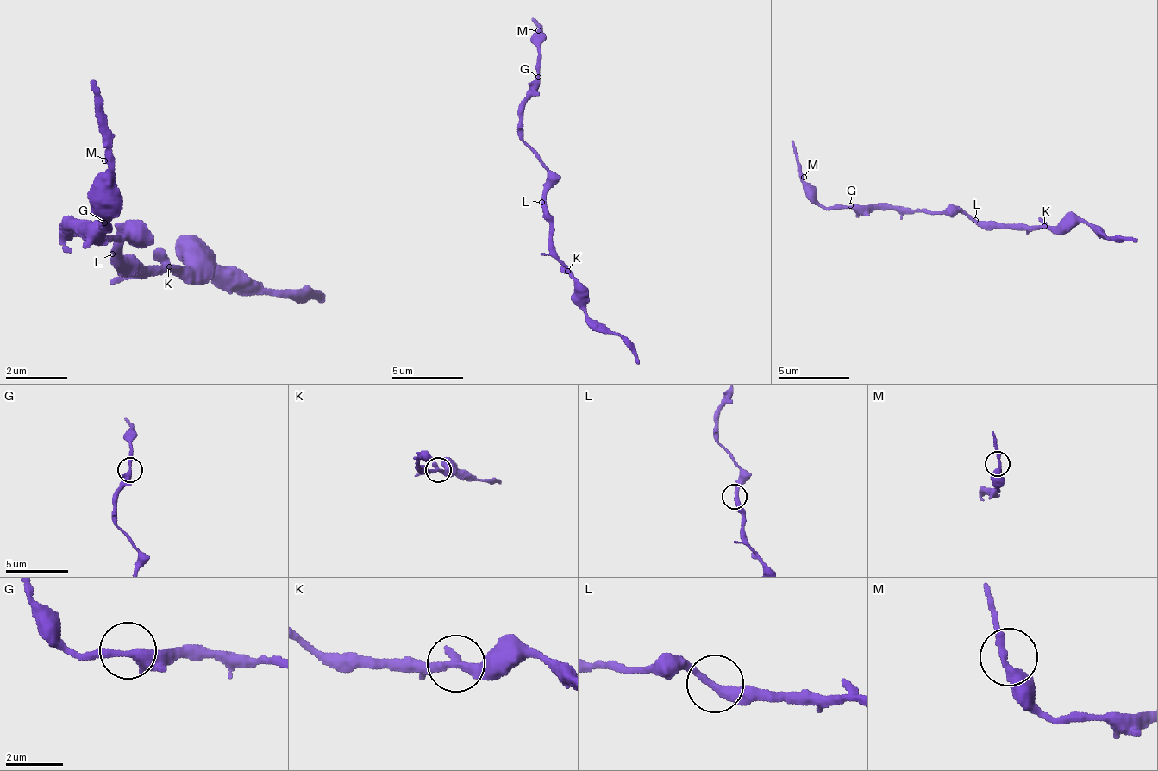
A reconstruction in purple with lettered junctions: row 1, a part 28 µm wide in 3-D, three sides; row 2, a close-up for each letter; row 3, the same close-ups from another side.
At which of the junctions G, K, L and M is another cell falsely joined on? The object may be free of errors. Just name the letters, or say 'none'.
none

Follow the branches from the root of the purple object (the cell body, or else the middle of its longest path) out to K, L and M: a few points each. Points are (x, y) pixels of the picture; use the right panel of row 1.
K: (960, 212), (975, 220), (990, 220), (993, 223), (1043, 227)
L: (960, 212), (975, 220)
M: (960, 212), (918, 212), (914, 209), (854, 209), (850, 205), (822, 205), (814, 198), (814, 191), (804, 177)

